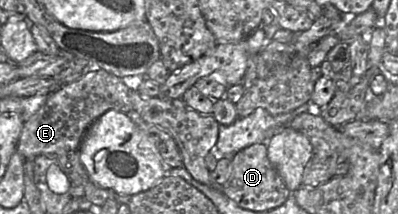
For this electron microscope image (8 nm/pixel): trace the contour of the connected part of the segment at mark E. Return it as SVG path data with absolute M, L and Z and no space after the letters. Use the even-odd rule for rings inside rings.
M99 69L89 71L78 80L48 94L44 105L24 123L16 151L24 160L38 155L55 157L59 153L78 150L88 127L108 110L127 113L133 109L129 87L122 78Z

